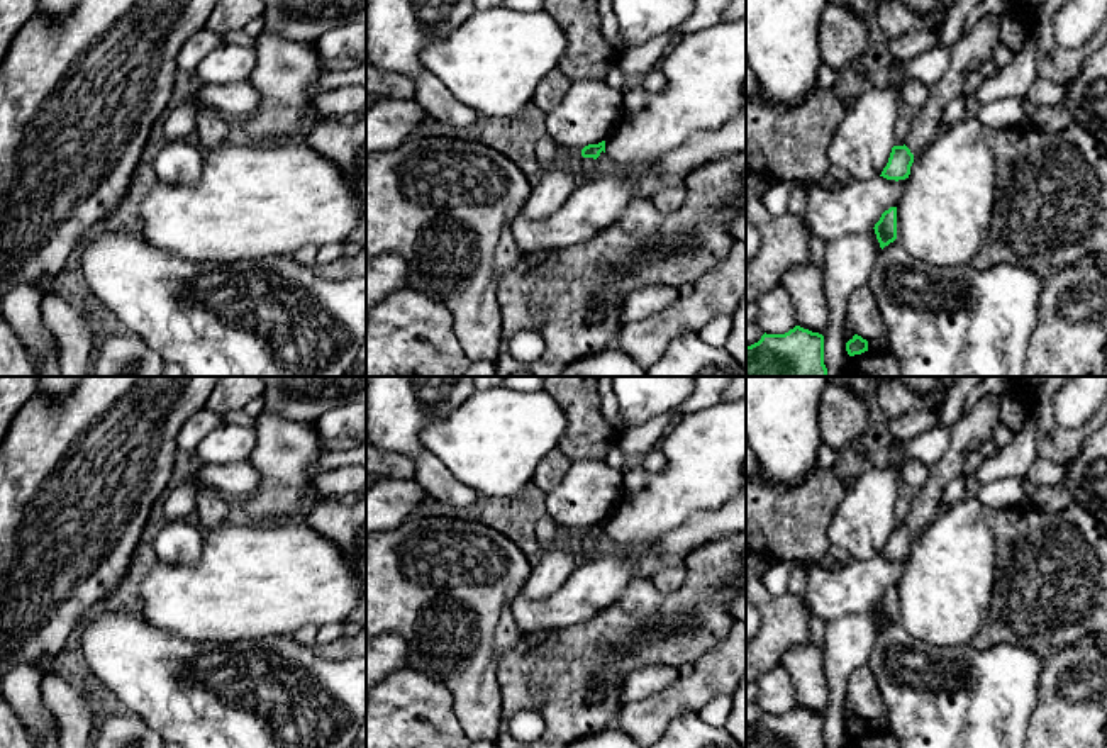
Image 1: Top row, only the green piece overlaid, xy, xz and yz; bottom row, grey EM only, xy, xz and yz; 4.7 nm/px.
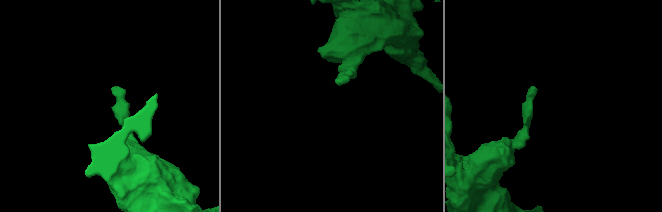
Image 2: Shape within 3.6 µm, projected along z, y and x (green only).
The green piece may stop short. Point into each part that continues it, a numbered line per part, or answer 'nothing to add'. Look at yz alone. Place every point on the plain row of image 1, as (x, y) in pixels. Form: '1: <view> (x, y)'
1: yz (972, 429)

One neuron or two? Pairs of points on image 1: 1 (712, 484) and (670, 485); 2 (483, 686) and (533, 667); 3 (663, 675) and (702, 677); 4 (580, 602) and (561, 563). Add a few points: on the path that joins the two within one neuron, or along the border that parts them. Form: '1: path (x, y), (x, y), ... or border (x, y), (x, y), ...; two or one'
1: path (702, 484), (680, 485); one
2: border (494, 665), (504, 720); two
3: border (677, 675), (665, 687), (641, 697); two
4: border (580, 557), (572, 574), (553, 592), (534, 599); two

